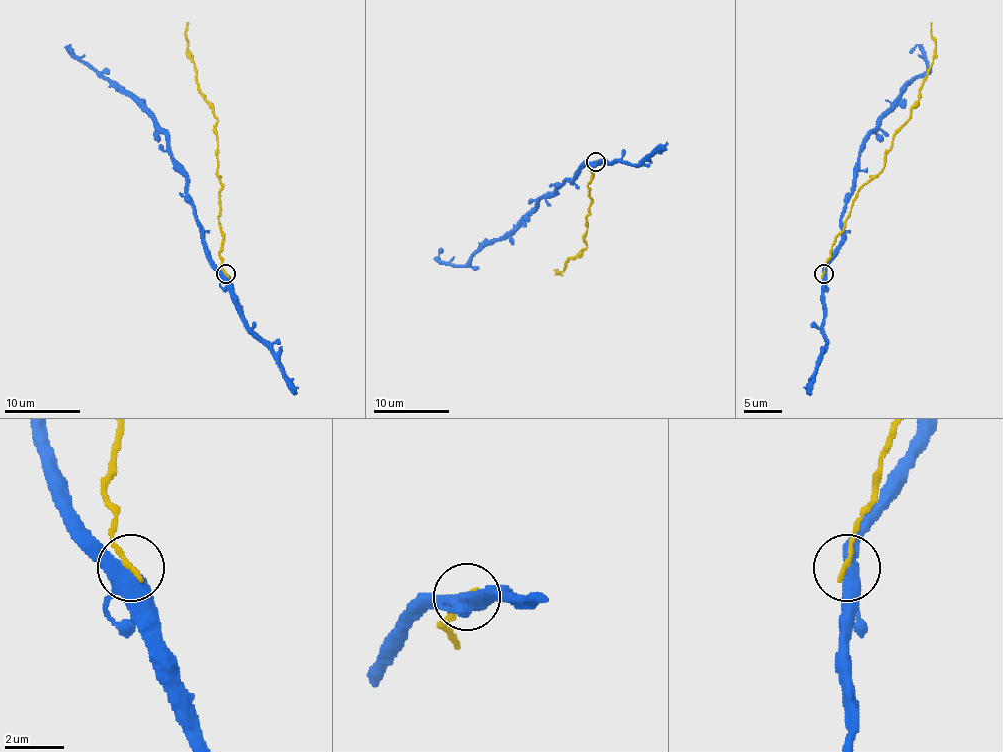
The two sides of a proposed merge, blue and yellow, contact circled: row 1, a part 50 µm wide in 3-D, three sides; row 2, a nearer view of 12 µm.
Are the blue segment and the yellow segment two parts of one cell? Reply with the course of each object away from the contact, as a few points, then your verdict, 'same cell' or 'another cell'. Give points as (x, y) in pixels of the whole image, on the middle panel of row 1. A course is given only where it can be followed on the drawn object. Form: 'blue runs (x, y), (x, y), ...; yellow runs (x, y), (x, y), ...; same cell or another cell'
blue runs (595, 161), (555, 192), (542, 197), (512, 229), (491, 239), (465, 265), (444, 263), (436, 256), (442, 248); yellow runs (595, 161), (589, 169), (584, 241), (587, 246), (568, 259), (557, 275), (557, 269); another cell

